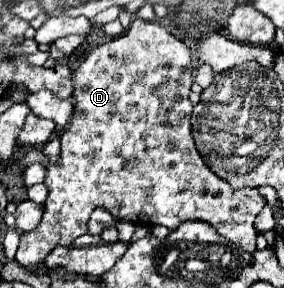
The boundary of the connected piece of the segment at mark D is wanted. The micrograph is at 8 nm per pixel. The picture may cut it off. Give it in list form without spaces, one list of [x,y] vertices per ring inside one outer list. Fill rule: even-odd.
[[[134,19],[124,35],[84,55],[84,61],[74,71],[76,109],[68,129],[64,129],[60,135],[60,163],[50,165],[42,149],[30,149],[20,165],[22,169],[34,161],[48,165],[44,181],[48,187],[48,197],[42,205],[44,217],[34,231],[20,235],[20,247],[16,253],[16,261],[20,265],[36,267],[54,247],[70,247],[76,237],[88,233],[86,225],[96,207],[106,207],[116,219],[128,219],[136,225],[164,225],[170,231],[182,221],[206,221],[222,237],[228,237],[228,241],[236,243],[244,251],[256,251],[254,219],[266,201],[260,197],[258,189],[232,189],[226,181],[206,169],[204,161],[200,159],[190,135],[190,63],[192,49],[184,41],[176,39],[162,23],[142,19]]]

